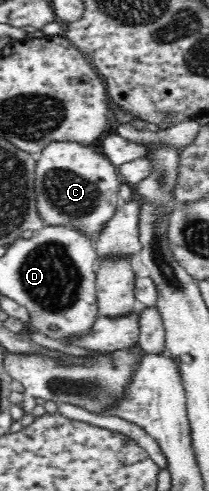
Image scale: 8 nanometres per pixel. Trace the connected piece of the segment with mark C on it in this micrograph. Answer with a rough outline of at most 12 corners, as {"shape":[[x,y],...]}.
{"shape":[[47,143],[35,158],[44,223],[96,237],[120,203],[96,145]]}

